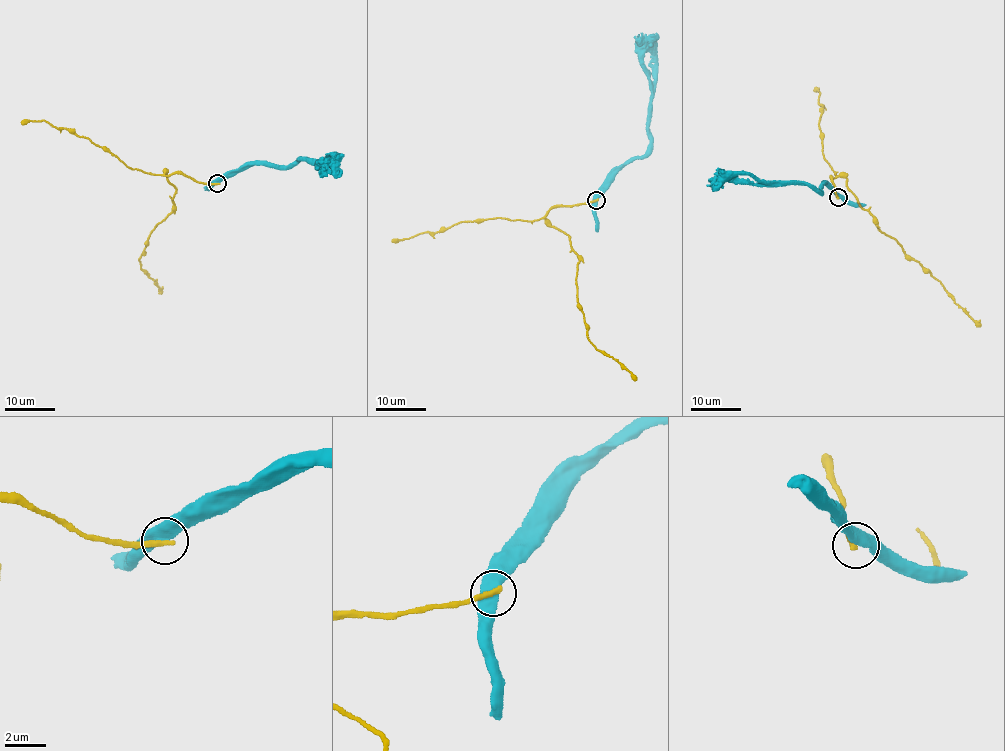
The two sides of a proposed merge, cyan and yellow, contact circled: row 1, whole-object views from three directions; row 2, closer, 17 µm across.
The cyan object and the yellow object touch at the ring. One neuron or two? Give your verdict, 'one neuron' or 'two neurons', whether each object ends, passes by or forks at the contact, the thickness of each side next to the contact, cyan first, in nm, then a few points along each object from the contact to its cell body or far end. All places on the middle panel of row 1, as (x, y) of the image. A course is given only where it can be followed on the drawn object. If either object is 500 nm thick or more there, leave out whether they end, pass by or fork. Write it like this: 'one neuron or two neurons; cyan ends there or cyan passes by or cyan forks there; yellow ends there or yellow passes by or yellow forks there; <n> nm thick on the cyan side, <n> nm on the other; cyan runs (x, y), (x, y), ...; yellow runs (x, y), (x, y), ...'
two neurons; 550 nm thick on the cyan side, 320 nm on the other; cyan runs (596, 200), (624, 164), (645, 153), (650, 143), (652, 84), (643, 57), (652, 37), (656, 34); yellow runs (596, 200), (550, 208), (545, 220), (567, 235), (579, 256), (577, 299), (588, 340), (612, 356), (636, 380)

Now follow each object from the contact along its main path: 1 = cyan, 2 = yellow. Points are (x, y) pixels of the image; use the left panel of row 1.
1: (217, 182), (255, 164), (286, 166), (300, 158), (320, 168), (330, 168), (340, 176)
2: (217, 183), (199, 183), (181, 174), (164, 173), (175, 189), (173, 210), (149, 236), (138, 260), (160, 292)

